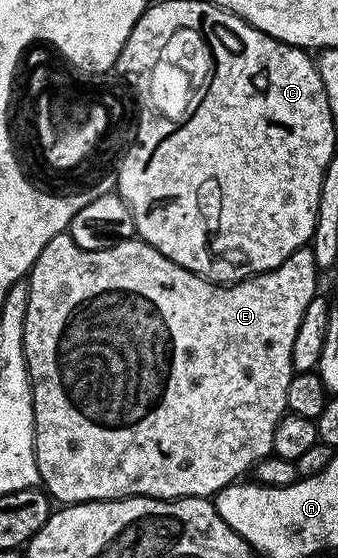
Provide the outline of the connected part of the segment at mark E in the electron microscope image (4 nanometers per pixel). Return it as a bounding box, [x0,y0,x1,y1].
[24,232,317,503]

